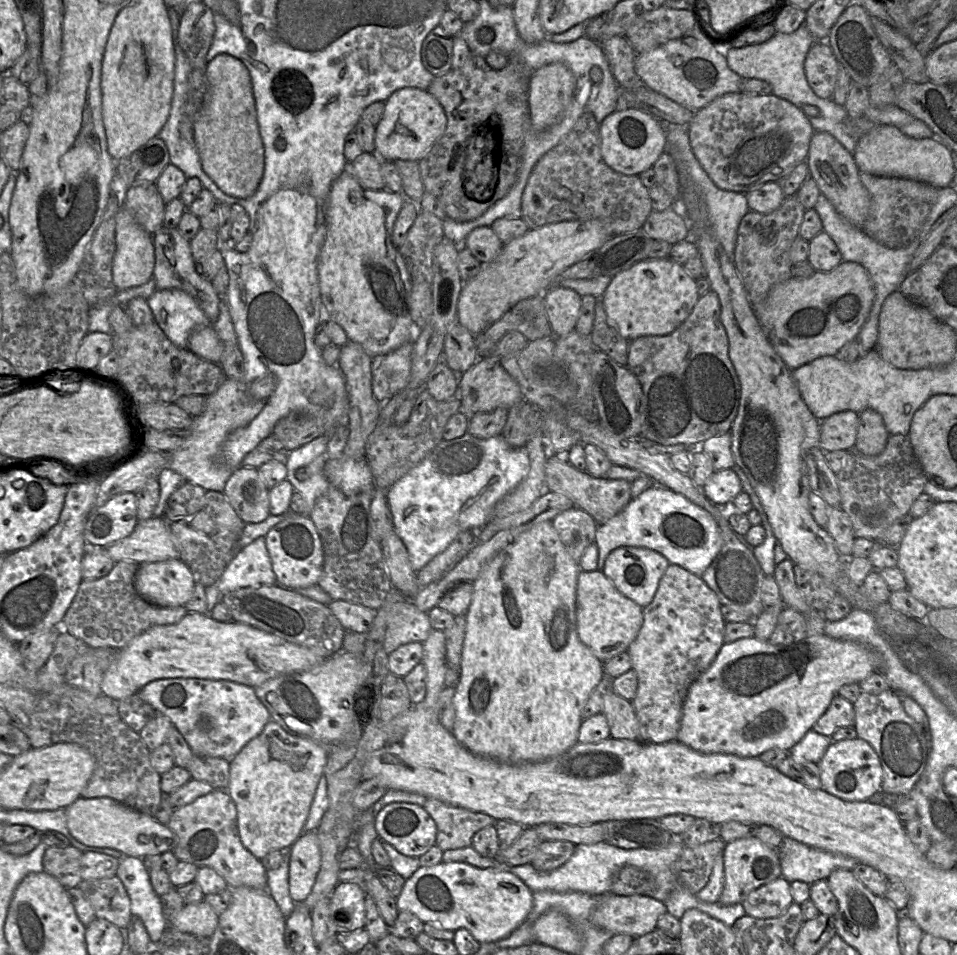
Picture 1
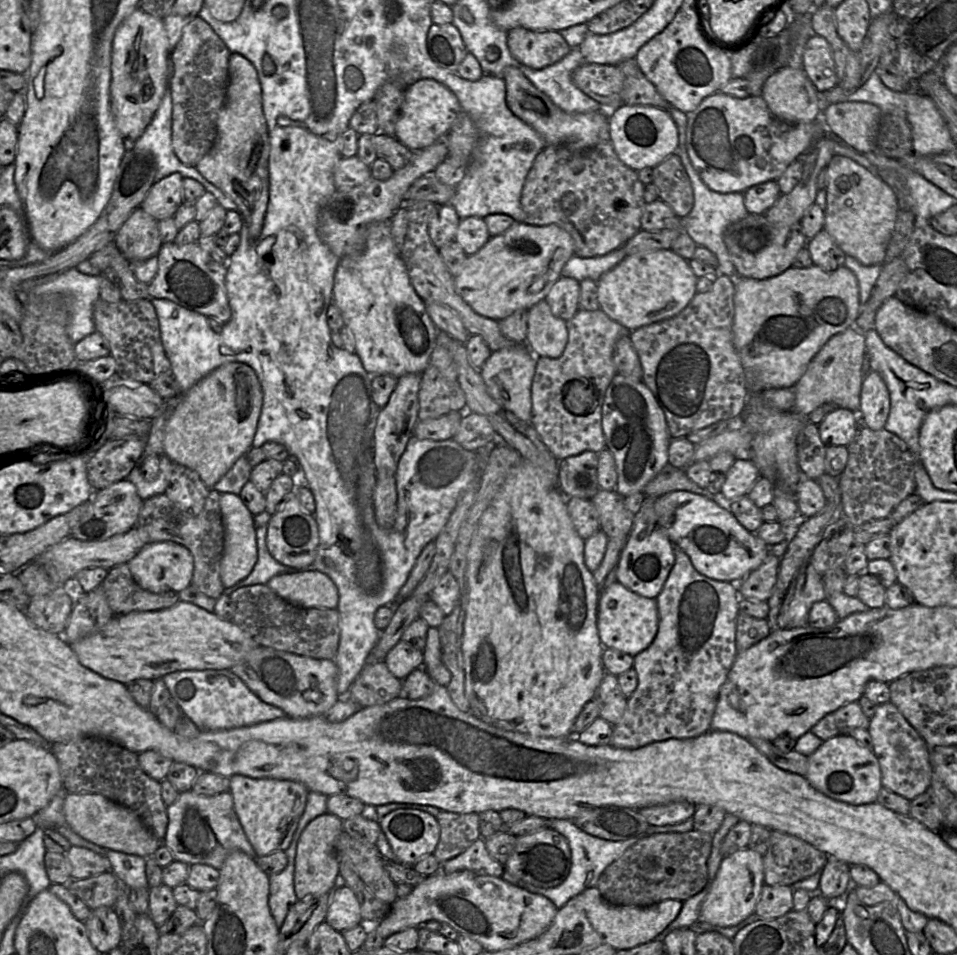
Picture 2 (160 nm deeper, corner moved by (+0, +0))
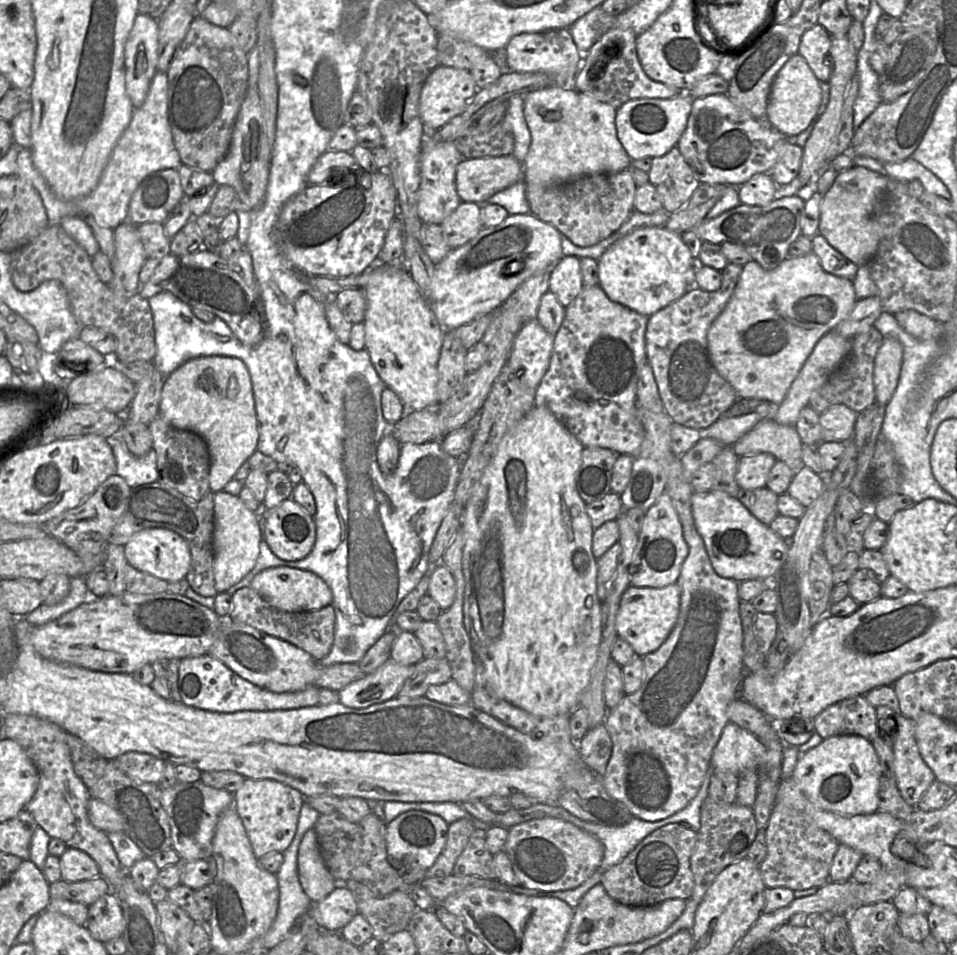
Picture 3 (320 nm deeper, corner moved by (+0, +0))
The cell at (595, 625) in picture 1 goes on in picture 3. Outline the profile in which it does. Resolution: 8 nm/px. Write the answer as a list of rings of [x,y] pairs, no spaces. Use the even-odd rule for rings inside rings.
[[[677,583],[664,588],[634,587],[623,593],[616,617],[618,637],[627,641],[636,655],[643,657],[657,650],[673,630],[680,610],[681,589]]]

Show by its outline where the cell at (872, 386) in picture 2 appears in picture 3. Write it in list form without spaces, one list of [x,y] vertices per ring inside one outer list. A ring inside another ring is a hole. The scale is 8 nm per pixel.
[[[884,337],[874,360],[875,399],[887,405],[897,387],[903,360],[903,346],[895,338]]]

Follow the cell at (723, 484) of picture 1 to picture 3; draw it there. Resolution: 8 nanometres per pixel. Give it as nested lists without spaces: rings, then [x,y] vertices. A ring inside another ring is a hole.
[[[767,452],[739,457],[735,479],[740,489],[766,487],[769,473],[776,461],[776,458]]]

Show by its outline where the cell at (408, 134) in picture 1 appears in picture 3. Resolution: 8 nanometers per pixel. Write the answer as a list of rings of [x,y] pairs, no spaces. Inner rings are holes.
[[[447,66],[436,67],[427,77],[419,101],[419,114],[425,126],[425,136],[437,131],[452,118],[461,114],[477,91],[478,88],[470,71]]]

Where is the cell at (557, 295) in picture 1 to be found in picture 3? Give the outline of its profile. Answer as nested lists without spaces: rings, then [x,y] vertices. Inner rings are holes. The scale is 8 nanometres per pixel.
[[[562,256],[555,264],[549,279],[549,292],[567,308],[582,291],[580,259],[576,256]]]

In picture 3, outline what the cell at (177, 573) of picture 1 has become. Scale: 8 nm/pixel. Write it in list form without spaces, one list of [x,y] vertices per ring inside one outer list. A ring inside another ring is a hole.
[[[147,528],[137,532],[124,546],[124,553],[129,565],[166,582],[184,579],[191,564],[190,549],[186,540],[164,528]]]

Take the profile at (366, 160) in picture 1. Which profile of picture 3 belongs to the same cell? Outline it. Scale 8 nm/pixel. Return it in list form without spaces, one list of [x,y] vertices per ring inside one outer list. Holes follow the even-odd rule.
[[[333,151],[324,152],[311,168],[307,181],[309,185],[321,185],[333,182],[333,178],[361,169],[351,152]]]

